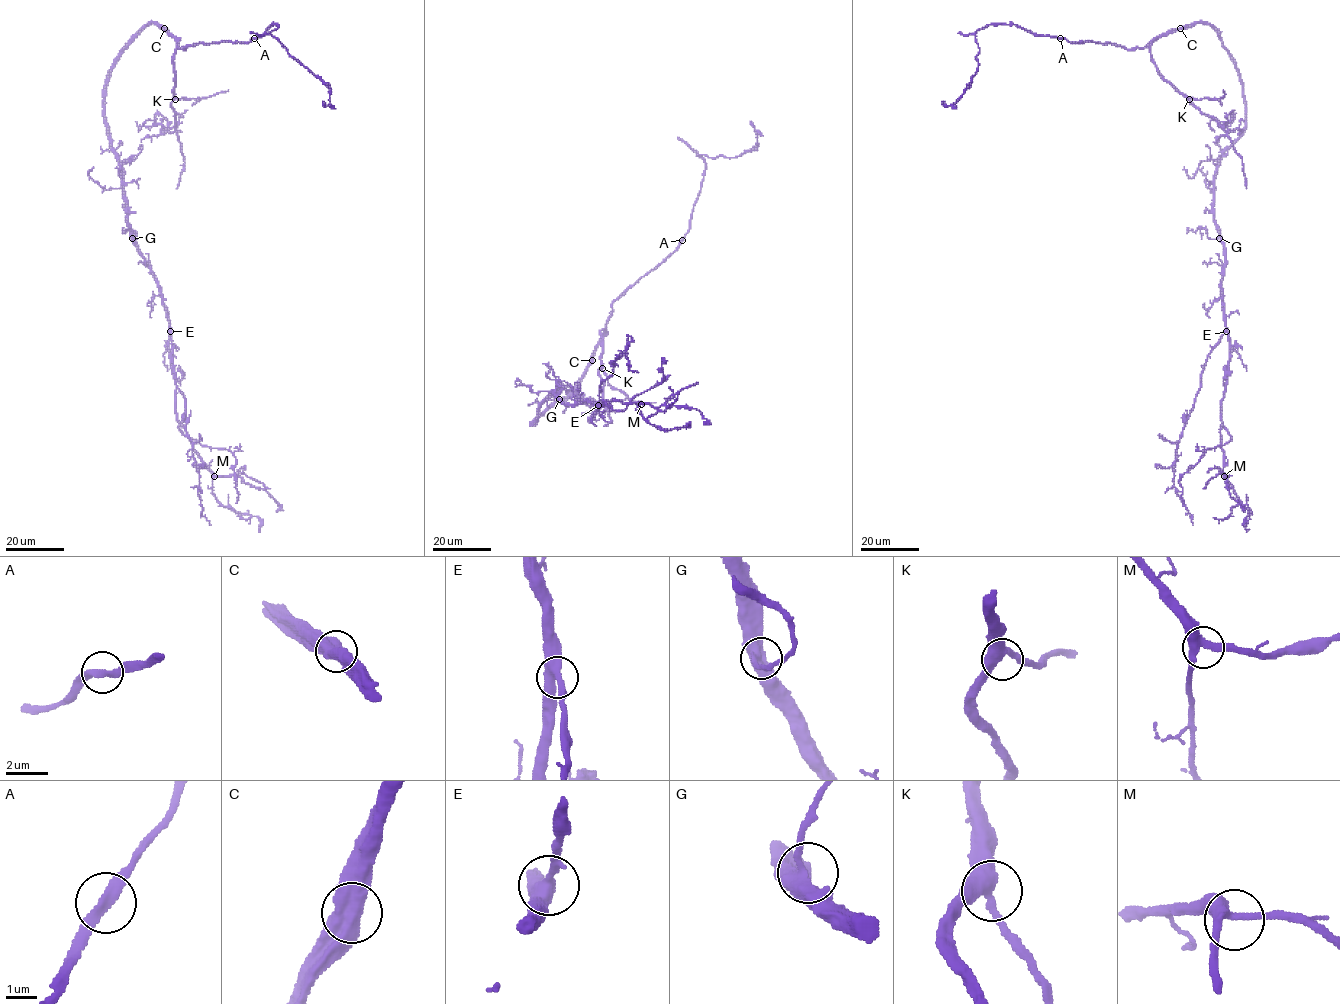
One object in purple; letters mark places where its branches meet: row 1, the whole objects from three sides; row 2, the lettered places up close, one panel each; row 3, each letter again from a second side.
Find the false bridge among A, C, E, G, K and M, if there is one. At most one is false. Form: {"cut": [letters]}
{"cut": []}

